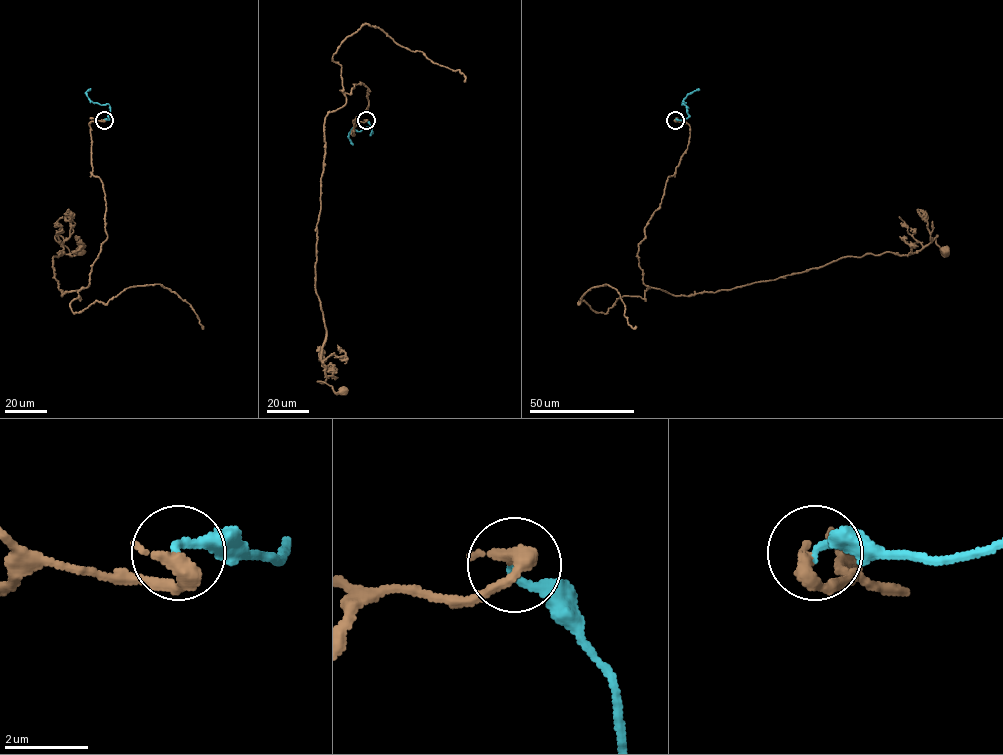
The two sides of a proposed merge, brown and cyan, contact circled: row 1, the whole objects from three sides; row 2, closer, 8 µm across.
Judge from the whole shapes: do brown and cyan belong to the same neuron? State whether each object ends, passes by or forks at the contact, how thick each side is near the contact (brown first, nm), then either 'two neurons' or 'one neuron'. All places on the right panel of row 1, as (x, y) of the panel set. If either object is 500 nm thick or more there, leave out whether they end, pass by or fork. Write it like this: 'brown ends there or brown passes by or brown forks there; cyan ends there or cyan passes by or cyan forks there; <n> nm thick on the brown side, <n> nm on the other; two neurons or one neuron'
brown ends there; cyan ends there; 460 nm thick on the brown side, 200 nm on the other; one neuron

